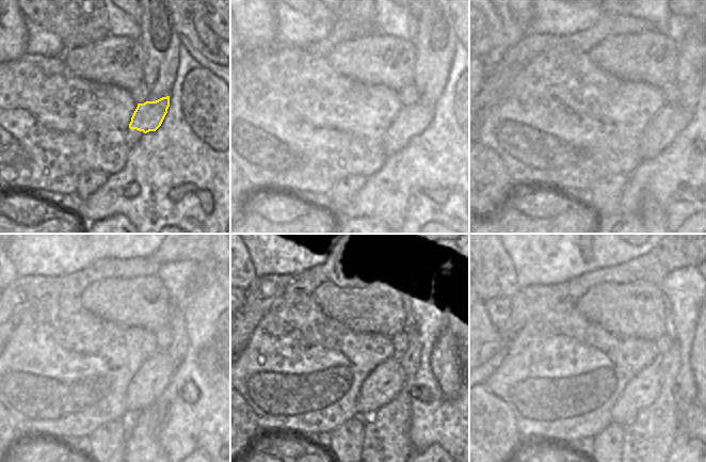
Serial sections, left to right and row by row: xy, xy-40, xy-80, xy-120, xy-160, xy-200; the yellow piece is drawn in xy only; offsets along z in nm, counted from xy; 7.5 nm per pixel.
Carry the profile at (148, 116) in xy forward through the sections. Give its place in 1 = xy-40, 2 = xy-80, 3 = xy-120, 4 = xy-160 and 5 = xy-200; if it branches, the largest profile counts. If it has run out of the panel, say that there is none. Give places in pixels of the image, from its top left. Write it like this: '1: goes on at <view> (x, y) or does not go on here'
1: goes on at xy-40 (386, 116)
2: goes on at xy-80 (634, 120)
3: goes on at xy-120 (159, 371)
4: goes on at xy-160 (401, 386)
5: goes on at xy-200 (643, 388)

